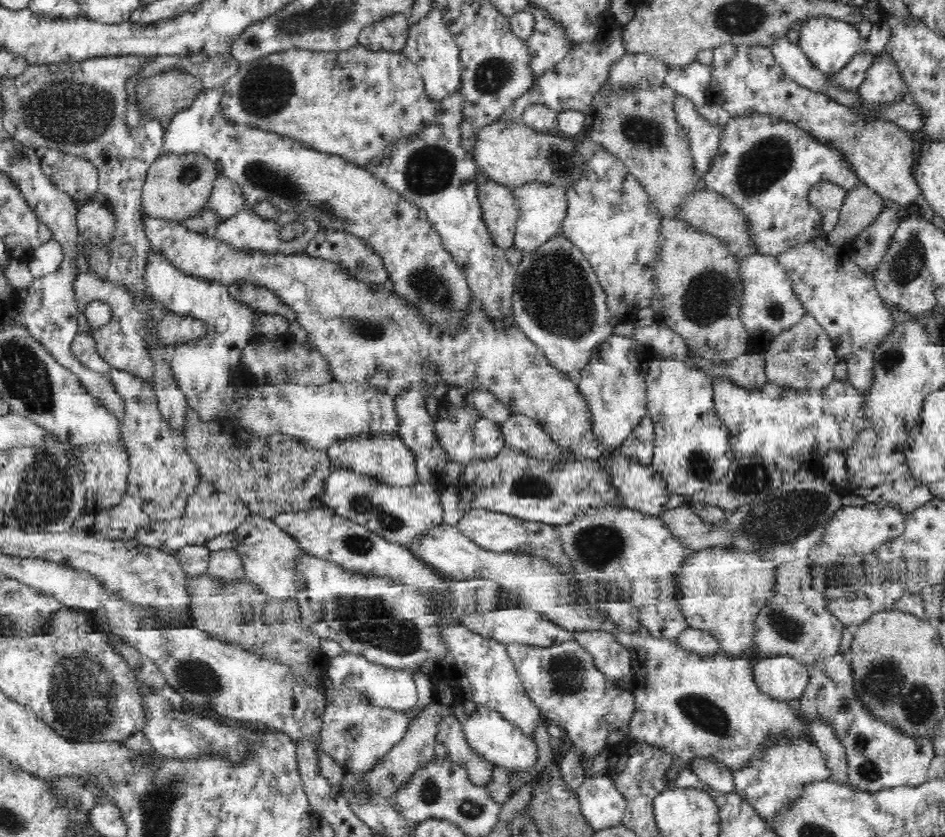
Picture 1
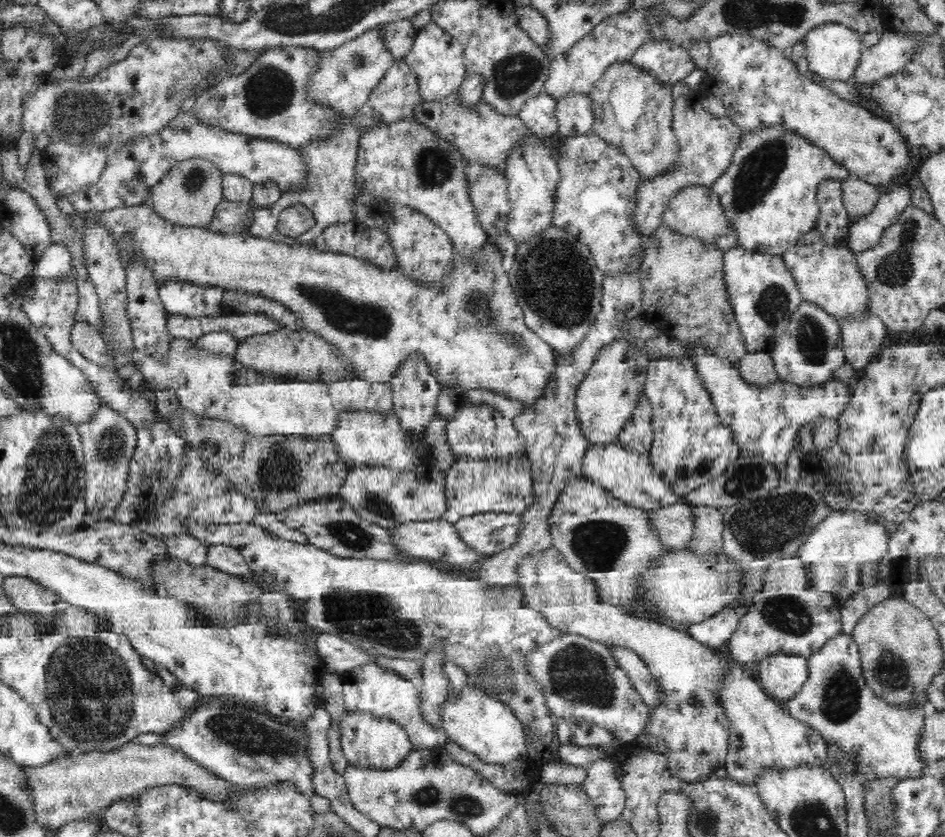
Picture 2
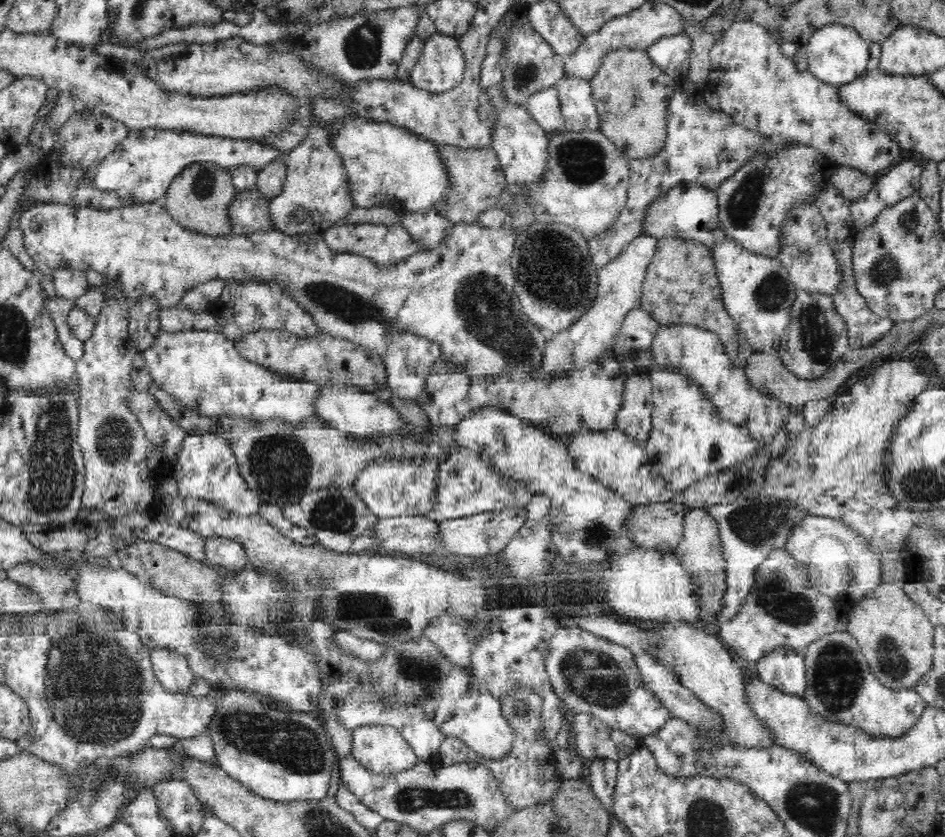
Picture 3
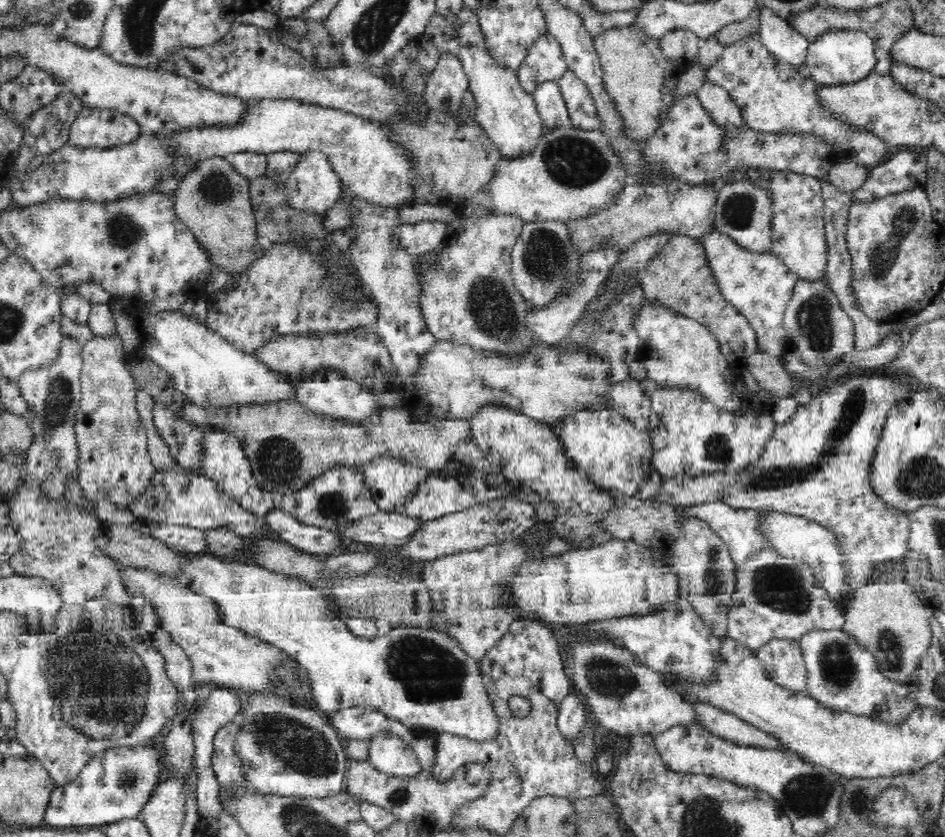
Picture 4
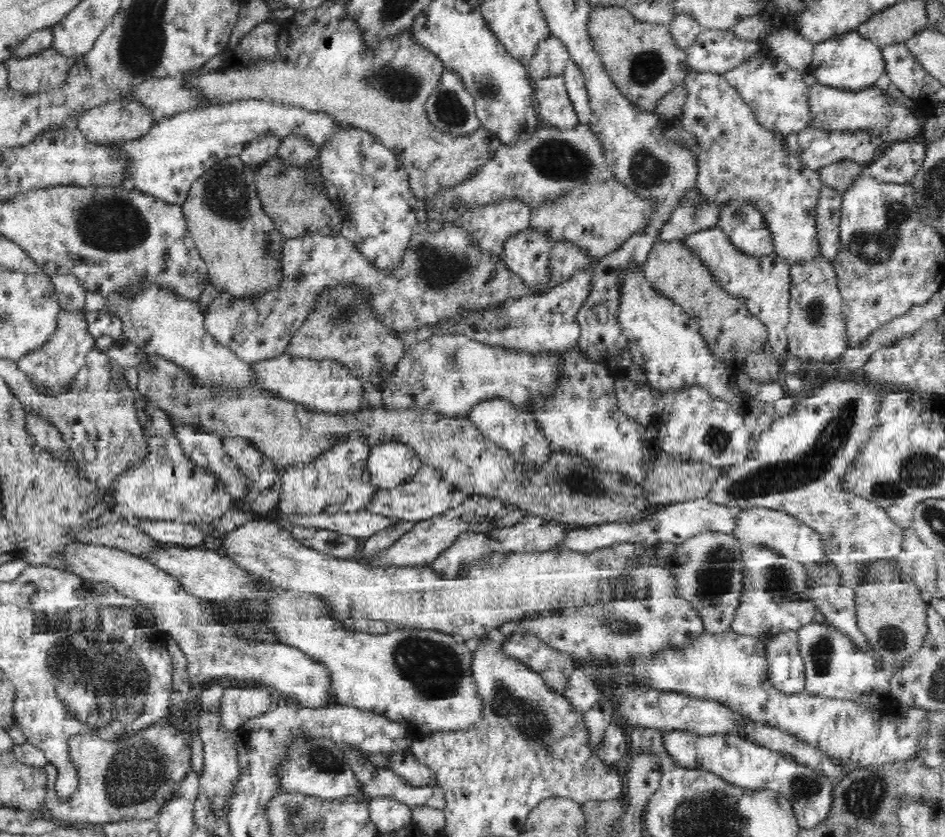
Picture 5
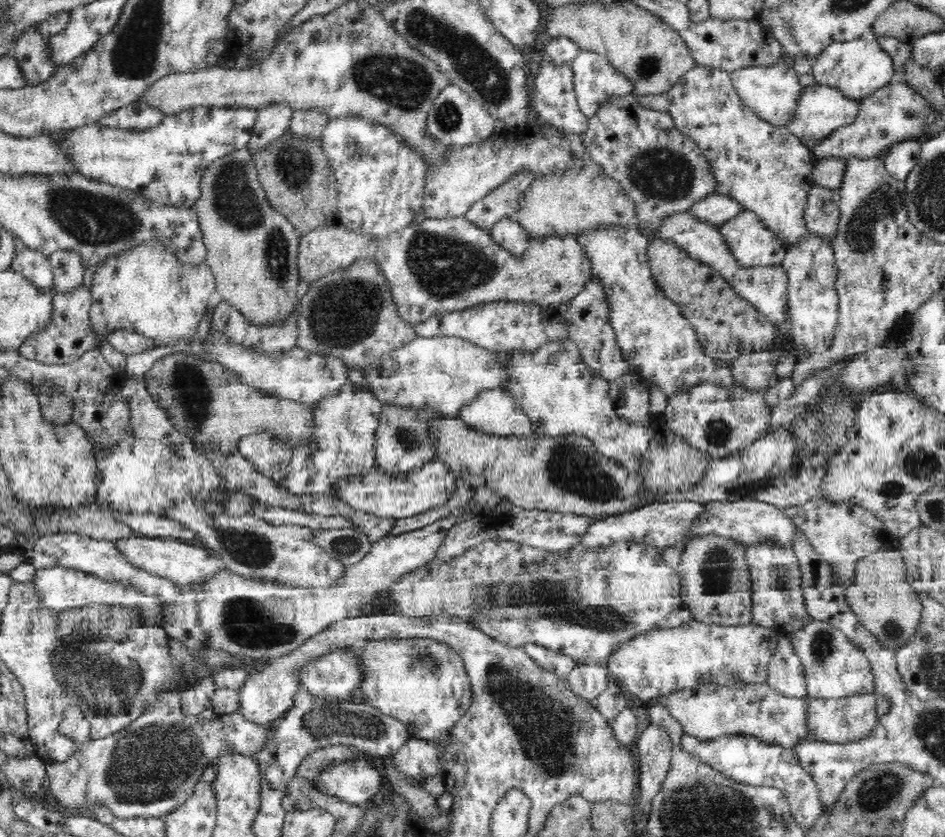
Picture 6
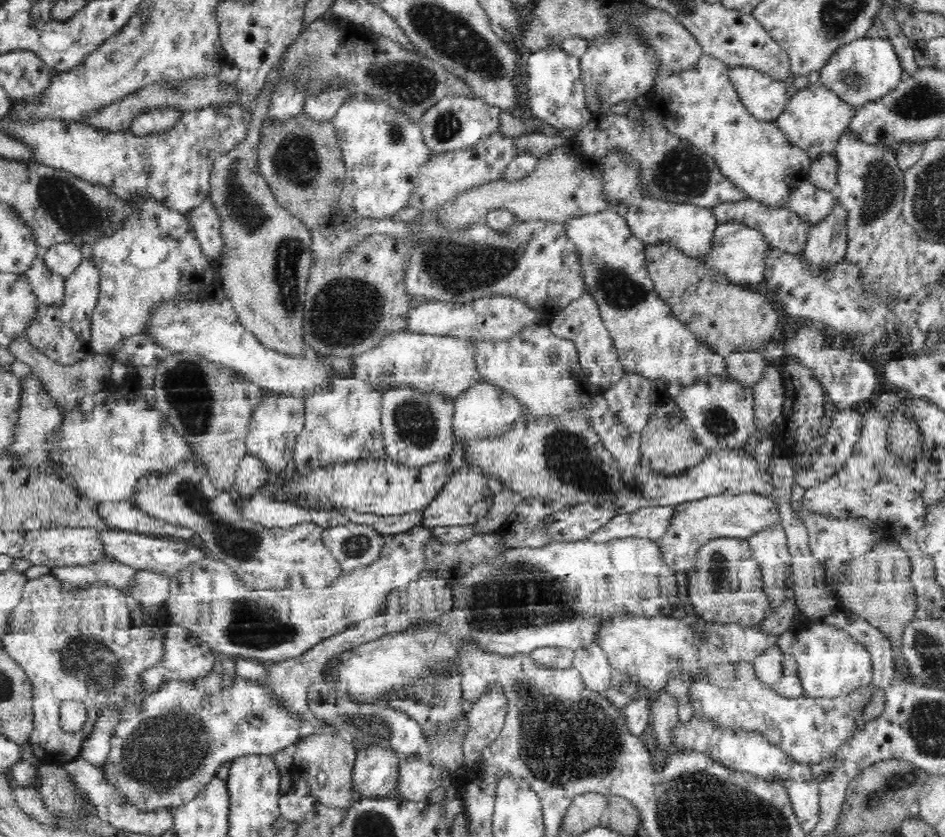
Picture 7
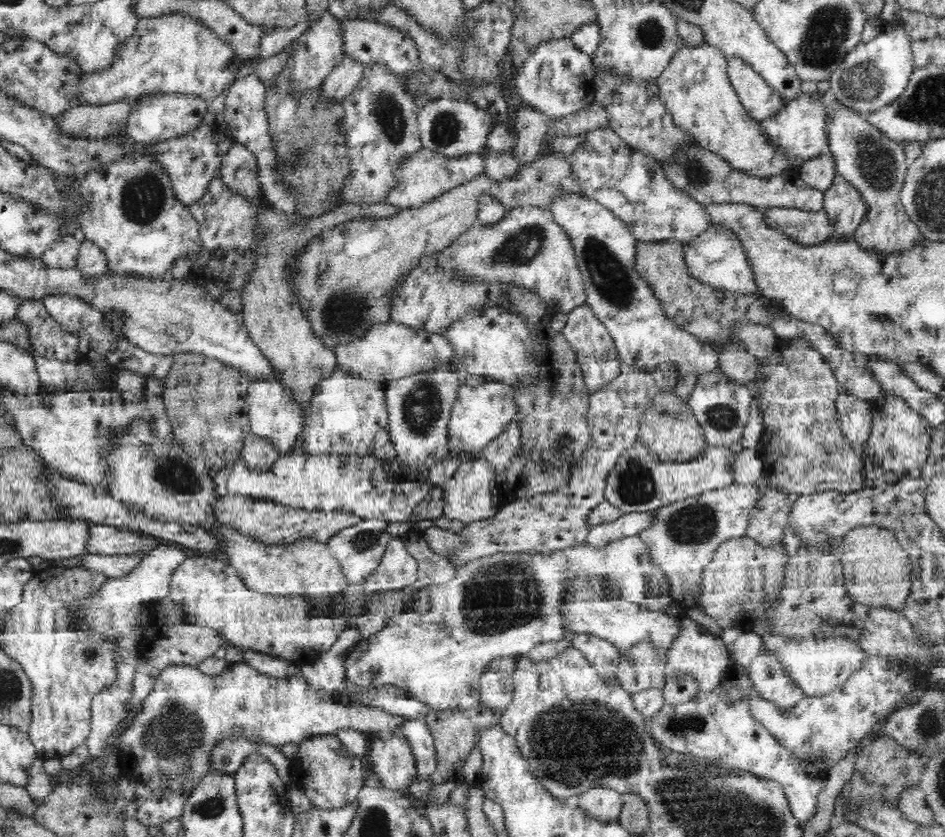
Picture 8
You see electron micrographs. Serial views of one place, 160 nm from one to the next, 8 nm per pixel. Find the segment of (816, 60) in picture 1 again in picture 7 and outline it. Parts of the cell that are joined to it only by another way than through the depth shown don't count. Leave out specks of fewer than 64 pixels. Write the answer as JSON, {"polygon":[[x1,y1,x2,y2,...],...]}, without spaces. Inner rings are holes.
{"polygon":[[866,37,838,48,830,62,819,71,819,81,850,107,860,108,894,91,902,83,902,74,904,67,894,43,888,37]]}

